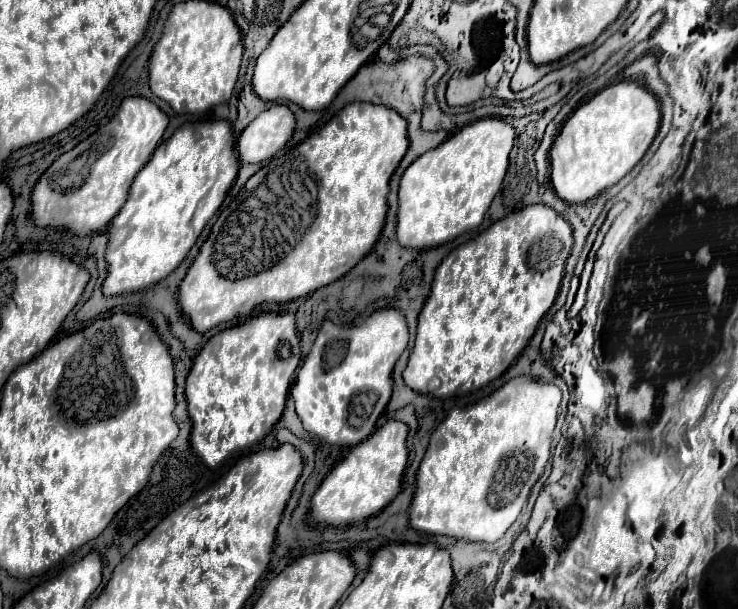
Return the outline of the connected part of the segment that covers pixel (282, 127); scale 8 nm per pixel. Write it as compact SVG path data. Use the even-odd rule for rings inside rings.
M275 105L253 119L237 139L241 163L261 163L287 145L297 119L285 105Z

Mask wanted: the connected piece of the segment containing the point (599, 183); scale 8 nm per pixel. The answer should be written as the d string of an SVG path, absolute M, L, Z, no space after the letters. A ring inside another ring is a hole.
M625 79L601 89L565 121L549 151L551 185L555 193L567 203L583 203L613 187L641 161L657 137L659 125L659 101L647 87Z

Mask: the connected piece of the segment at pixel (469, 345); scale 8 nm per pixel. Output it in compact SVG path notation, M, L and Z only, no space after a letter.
M529 205L495 221L487 231L451 251L437 267L431 295L419 313L415 349L403 371L405 383L417 393L445 399L477 391L503 375L531 341L541 317L551 309L571 247L571 225L547 205Z

